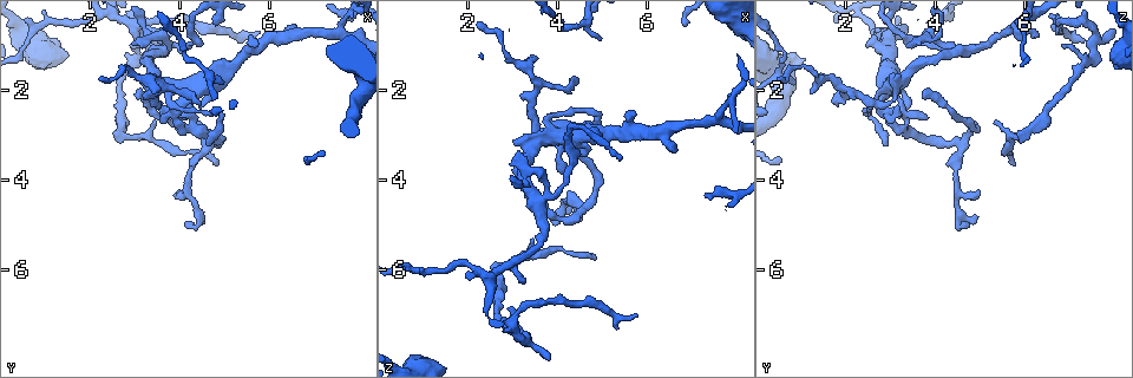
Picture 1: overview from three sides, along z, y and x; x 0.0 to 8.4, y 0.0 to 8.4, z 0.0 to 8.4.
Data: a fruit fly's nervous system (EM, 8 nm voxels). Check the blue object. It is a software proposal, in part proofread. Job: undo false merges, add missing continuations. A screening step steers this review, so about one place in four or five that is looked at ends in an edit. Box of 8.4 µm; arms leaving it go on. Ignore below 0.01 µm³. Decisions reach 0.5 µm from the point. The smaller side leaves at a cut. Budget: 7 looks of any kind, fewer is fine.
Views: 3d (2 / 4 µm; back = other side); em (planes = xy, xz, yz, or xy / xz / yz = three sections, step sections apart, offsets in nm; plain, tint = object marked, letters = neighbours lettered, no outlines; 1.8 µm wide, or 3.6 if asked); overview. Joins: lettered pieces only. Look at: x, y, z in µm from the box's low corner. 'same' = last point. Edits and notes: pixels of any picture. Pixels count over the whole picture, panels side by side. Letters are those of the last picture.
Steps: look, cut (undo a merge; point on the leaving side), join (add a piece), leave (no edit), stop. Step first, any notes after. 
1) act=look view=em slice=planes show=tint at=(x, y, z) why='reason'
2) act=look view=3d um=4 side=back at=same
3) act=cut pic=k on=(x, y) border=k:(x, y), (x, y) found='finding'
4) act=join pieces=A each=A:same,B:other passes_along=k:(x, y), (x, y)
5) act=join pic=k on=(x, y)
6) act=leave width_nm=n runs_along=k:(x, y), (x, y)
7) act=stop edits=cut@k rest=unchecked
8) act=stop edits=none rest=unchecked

act=look view=em slice=xy step=4 show=tint at=(2.20, 1.75, 0.55) why='tapers out'

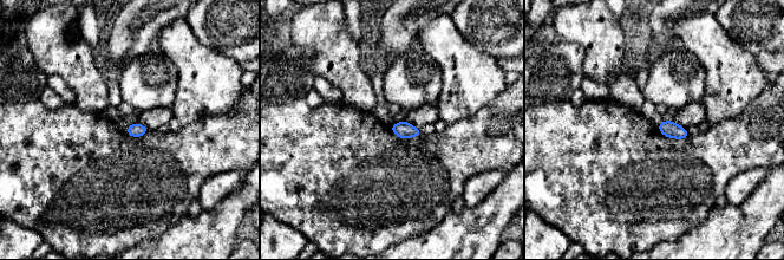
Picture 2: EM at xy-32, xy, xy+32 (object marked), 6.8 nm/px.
act=look view=em slice=planes show=letters at=same why='cut it another way'

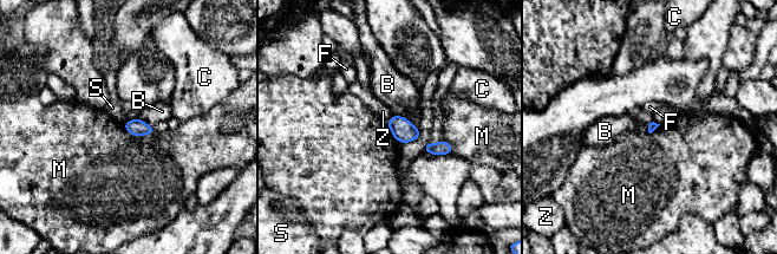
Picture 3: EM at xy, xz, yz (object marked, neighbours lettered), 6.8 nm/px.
act=leave each=B:other,C:other,F:other,M:other,S:other,Z:other border=3:(129, 121), (123, 124) found='no lettered piece goes on from it'

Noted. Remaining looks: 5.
act=look view=em slice=planes show=letters at=(4.45, 2.25, 1.75) why='thin end'

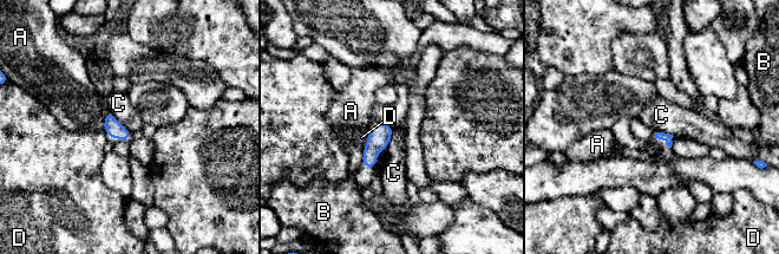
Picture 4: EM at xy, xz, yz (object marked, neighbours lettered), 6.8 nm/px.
act=leave each=A:other,B:other,C:other,D:other border=4:(392, 126), (392, 134), (385, 148) found='none of them fits'

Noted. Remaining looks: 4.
act=look view=3d um=4 at=(3.25, 1.25, 7.50) why='abrupt turn'

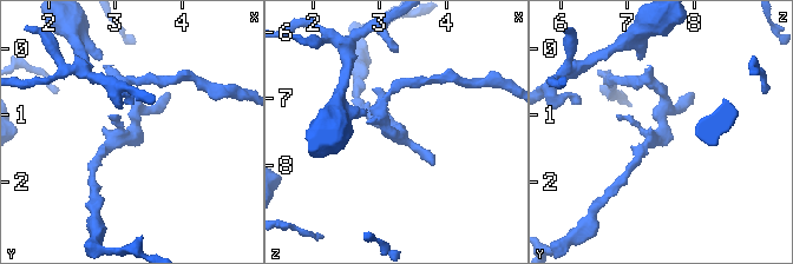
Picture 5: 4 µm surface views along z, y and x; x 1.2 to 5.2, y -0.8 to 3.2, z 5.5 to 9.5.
act=look view=em slice=planes show=letters at=(3.30, 1.25, 7.50)

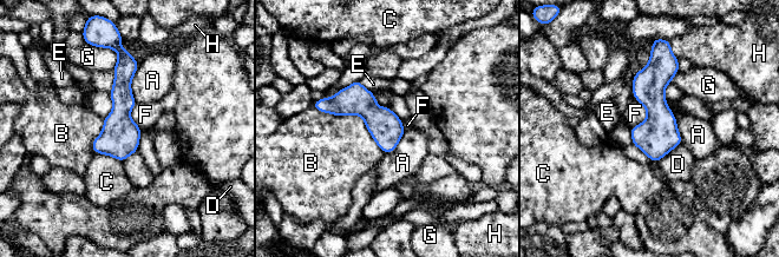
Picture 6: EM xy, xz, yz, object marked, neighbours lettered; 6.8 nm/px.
act=leave each=A:other,B:other,C:other,D:other,E:other,F:other,G:other,H:other border=6:(634, 97), (646, 118), (630, 129) found='all the same neuron'

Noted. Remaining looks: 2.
act=stop edits=none rest=unchecked

